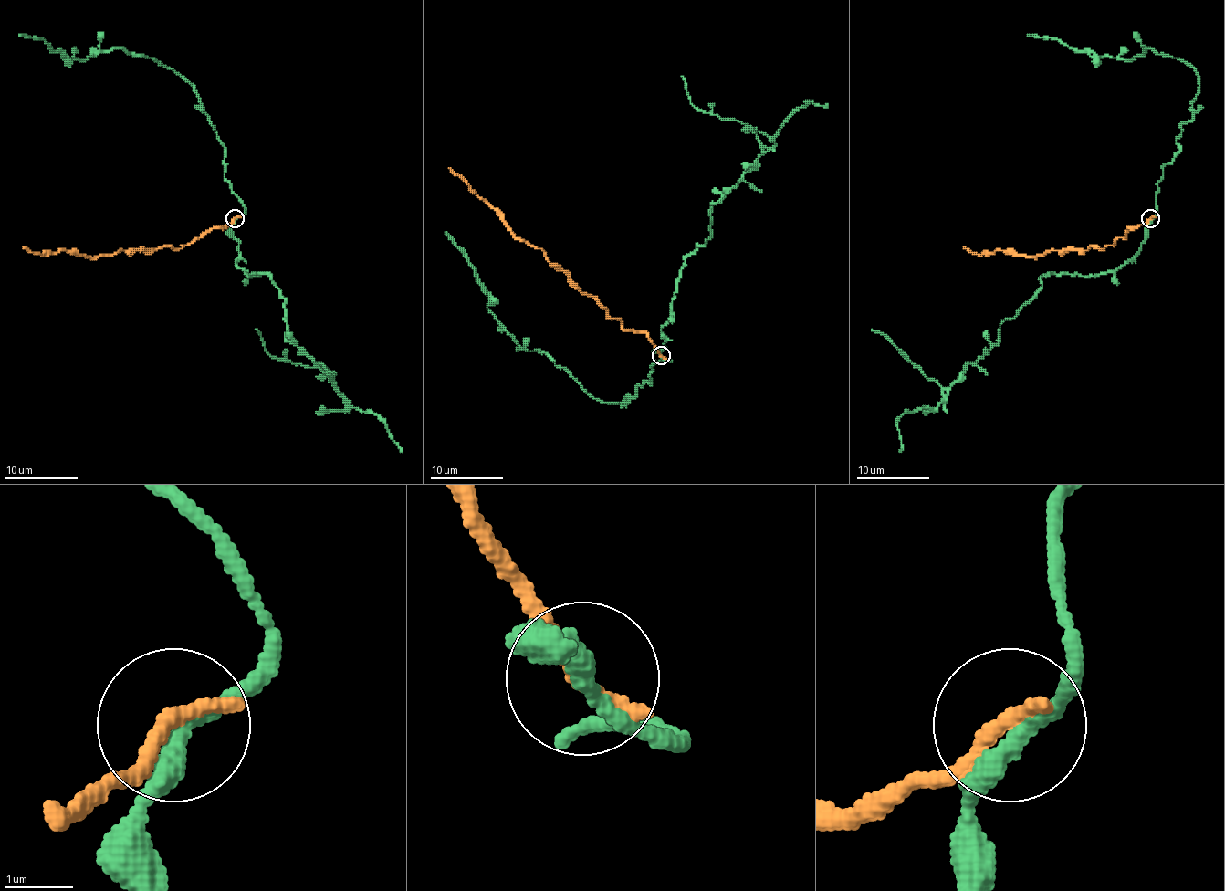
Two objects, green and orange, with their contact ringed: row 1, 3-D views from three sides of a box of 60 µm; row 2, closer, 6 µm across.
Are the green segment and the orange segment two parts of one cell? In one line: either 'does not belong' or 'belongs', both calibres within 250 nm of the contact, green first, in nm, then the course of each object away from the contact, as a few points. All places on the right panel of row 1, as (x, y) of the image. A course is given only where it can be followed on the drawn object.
does not belong; calibres 280 and 320 nm; course green (1150, 219), (1141, 248), (1114, 272), (1046, 274), (999, 325), (998, 341), (948, 388), (872, 329); course orange (1150, 219), (1128, 228), (1126, 235), (1104, 248), (1048, 250), (1034, 257), (1003, 250), (972, 254), (963, 246)

